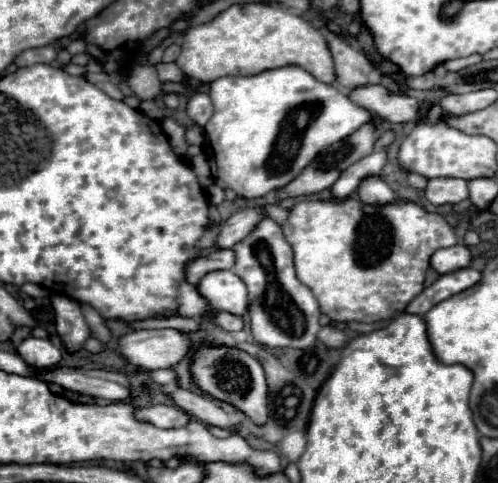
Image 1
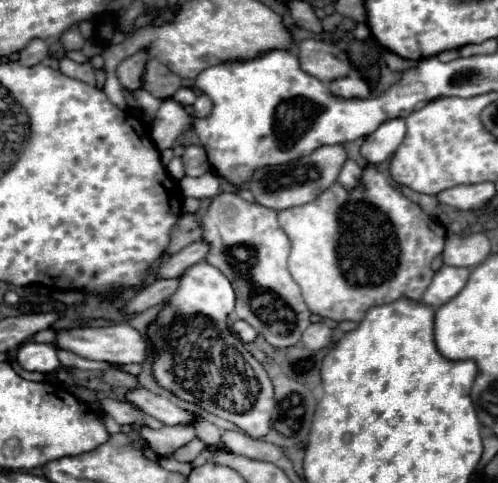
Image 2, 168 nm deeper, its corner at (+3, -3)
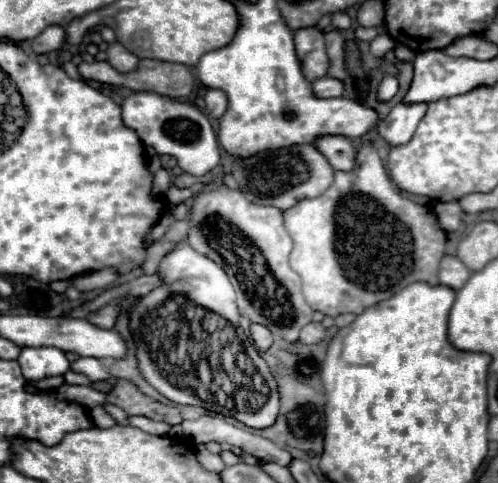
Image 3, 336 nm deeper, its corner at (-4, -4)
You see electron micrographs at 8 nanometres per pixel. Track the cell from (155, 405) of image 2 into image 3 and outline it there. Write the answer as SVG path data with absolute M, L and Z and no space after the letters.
M203 414L195 420L183 420L181 426L185 428L185 438L191 440L193 444L207 444L207 442L231 444L241 448L243 452L265 458L269 462L277 462L281 466L287 466L291 462L291 454L285 448L273 444L271 440L255 436L249 430L227 424L223 418L215 414Z

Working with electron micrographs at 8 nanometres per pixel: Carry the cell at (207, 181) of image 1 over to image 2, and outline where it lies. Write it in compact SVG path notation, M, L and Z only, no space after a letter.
M186 145L182 163L184 163L186 175L190 175L190 177L200 177L212 169L208 163L208 157L206 157L206 149L202 145Z

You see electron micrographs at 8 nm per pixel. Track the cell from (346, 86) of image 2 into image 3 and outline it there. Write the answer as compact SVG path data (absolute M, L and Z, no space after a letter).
M325 76L325 78L319 78L313 82L313 92L319 98L337 98L337 96L345 94L345 82Z

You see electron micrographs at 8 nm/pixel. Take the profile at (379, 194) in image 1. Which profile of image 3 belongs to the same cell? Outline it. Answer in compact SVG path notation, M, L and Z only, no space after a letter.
M323 136L313 144L335 170L351 172L355 168L355 148L345 136Z

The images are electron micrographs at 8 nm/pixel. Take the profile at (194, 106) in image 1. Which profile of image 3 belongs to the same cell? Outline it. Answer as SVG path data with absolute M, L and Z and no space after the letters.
M207 90L205 94L205 112L211 118L221 118L227 110L227 96L221 90Z

